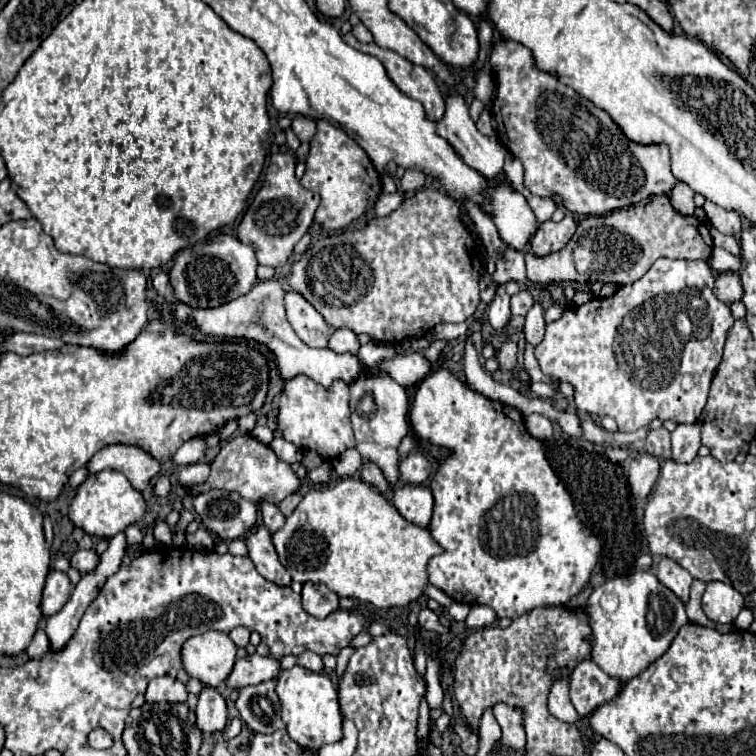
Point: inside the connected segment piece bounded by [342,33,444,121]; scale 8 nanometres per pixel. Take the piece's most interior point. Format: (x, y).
(415, 81)

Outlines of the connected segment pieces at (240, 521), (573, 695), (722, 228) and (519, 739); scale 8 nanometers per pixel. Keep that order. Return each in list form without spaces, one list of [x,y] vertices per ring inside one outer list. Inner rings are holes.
[[[212,489],[194,499],[196,519],[222,541],[242,537],[256,525],[256,505],[238,493]]]
[[[592,659],[578,661],[570,675],[570,701],[584,719],[596,707],[610,701],[622,689],[622,685],[624,683],[616,681],[616,677],[608,677]]]
[[[706,201],[702,209],[706,211],[706,217],[710,219],[710,223],[712,223],[720,233],[724,233],[724,235],[734,235],[734,237],[740,233],[740,227],[742,227],[742,223],[740,223],[740,213],[736,213],[736,211],[726,211],[726,209],[718,207],[718,205],[712,203],[712,201]]]
[[[506,703],[494,705],[494,715],[502,727],[502,749],[520,751],[526,745],[524,735],[524,713],[520,707],[510,707]]]

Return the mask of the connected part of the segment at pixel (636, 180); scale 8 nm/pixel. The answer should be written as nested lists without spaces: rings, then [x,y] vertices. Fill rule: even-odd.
[[[498,39],[492,45],[488,63],[496,75],[496,97],[492,101],[492,111],[502,133],[500,141],[518,157],[524,167],[524,185],[532,195],[552,197],[558,193],[564,207],[576,215],[604,215],[614,209],[622,209],[650,195],[666,195],[674,189],[678,179],[670,169],[670,149],[666,145],[640,145],[630,141],[622,129],[612,121],[612,117],[596,107],[592,101],[566,87],[558,77],[536,69],[532,51],[516,41]]]

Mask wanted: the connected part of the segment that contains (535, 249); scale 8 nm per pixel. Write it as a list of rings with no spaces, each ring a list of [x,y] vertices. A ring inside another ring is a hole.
[[[566,215],[560,223],[544,221],[540,223],[536,235],[530,241],[530,249],[534,255],[550,255],[554,251],[560,251],[574,235],[576,231],[576,219],[572,215]]]

